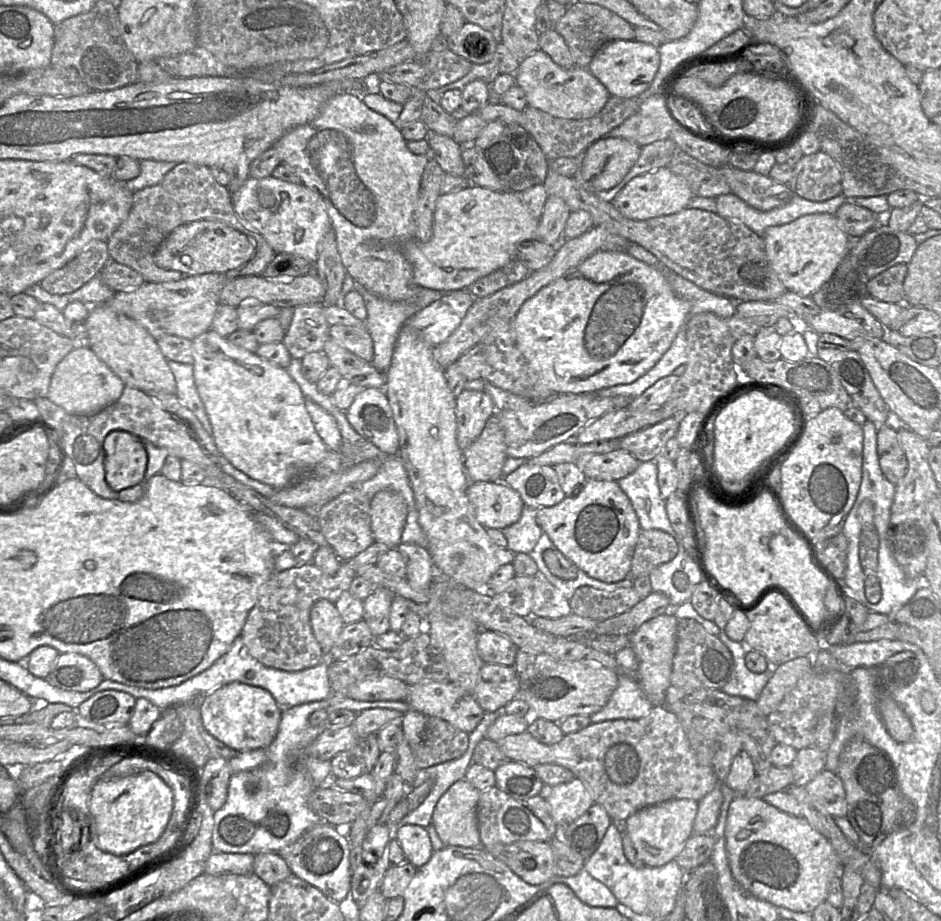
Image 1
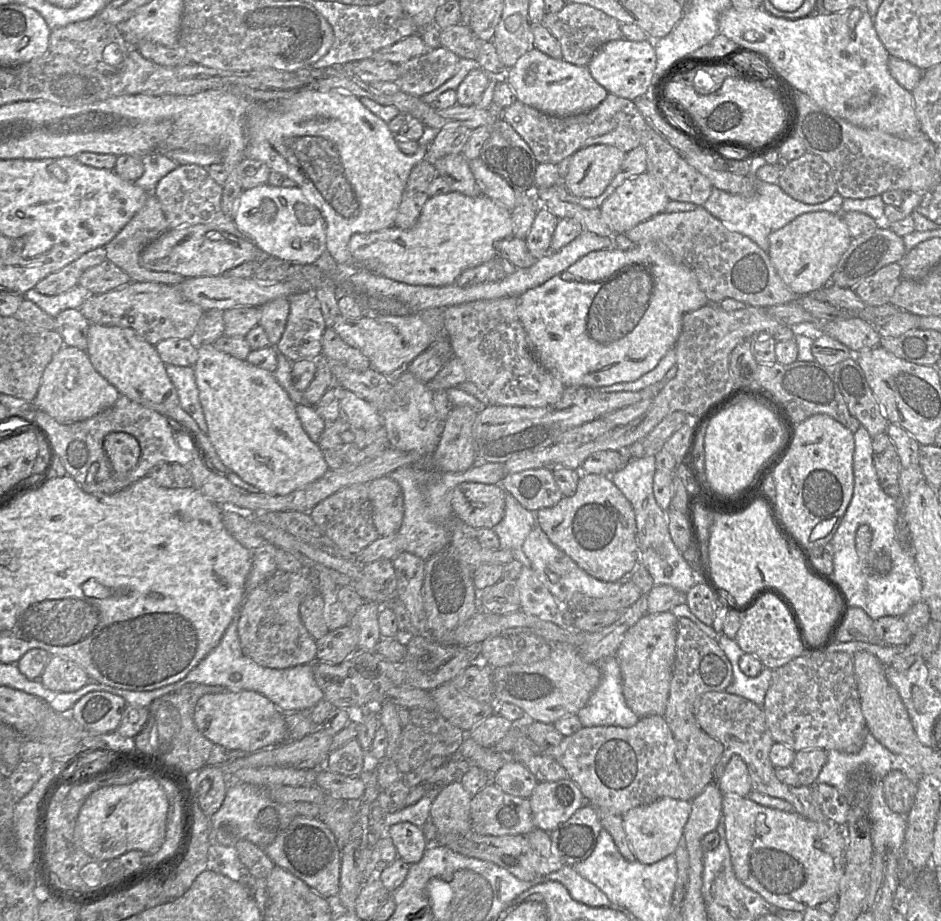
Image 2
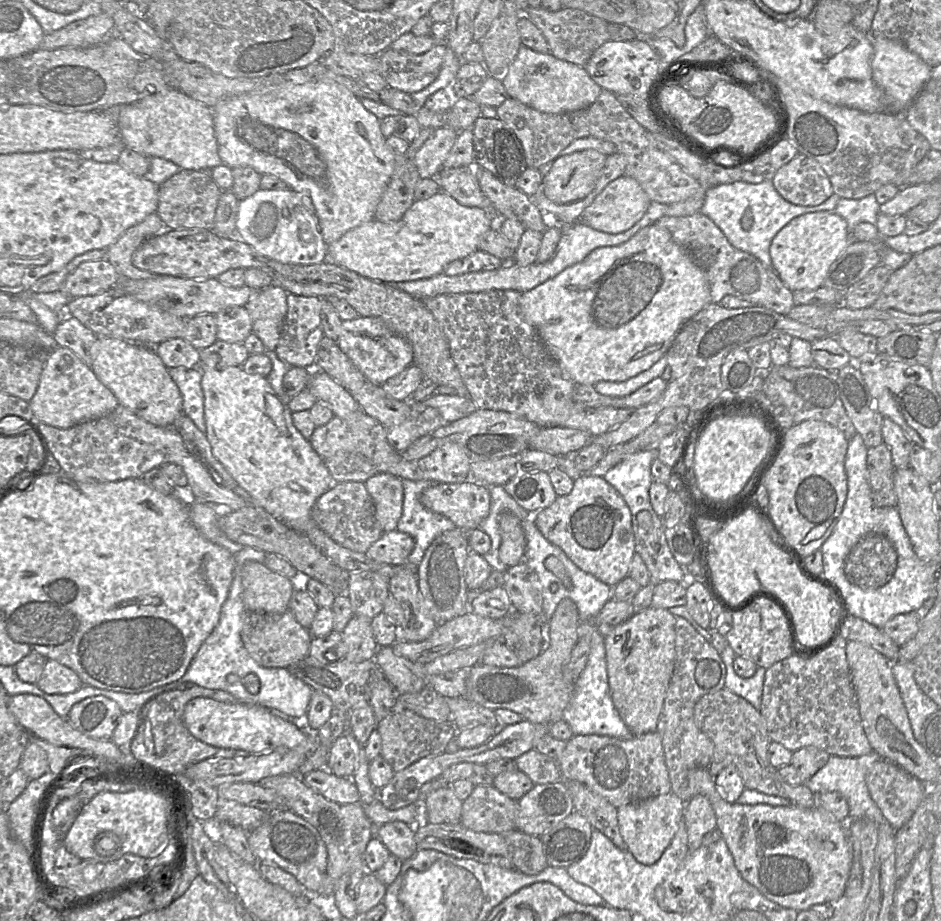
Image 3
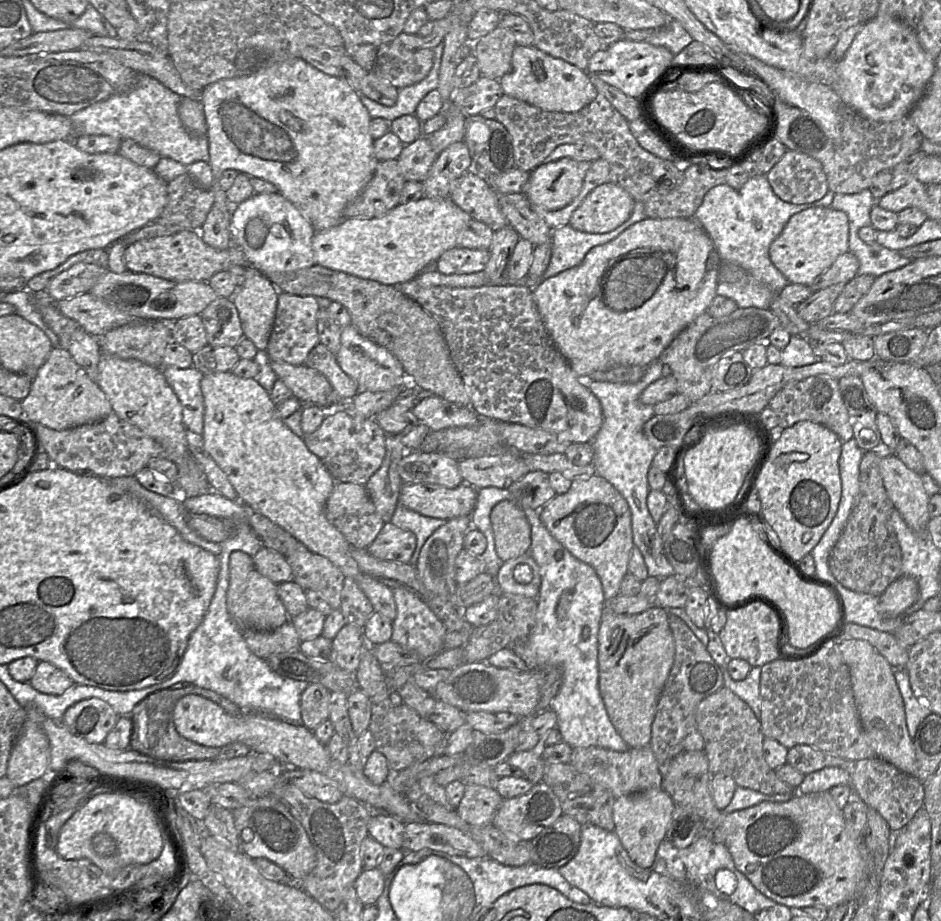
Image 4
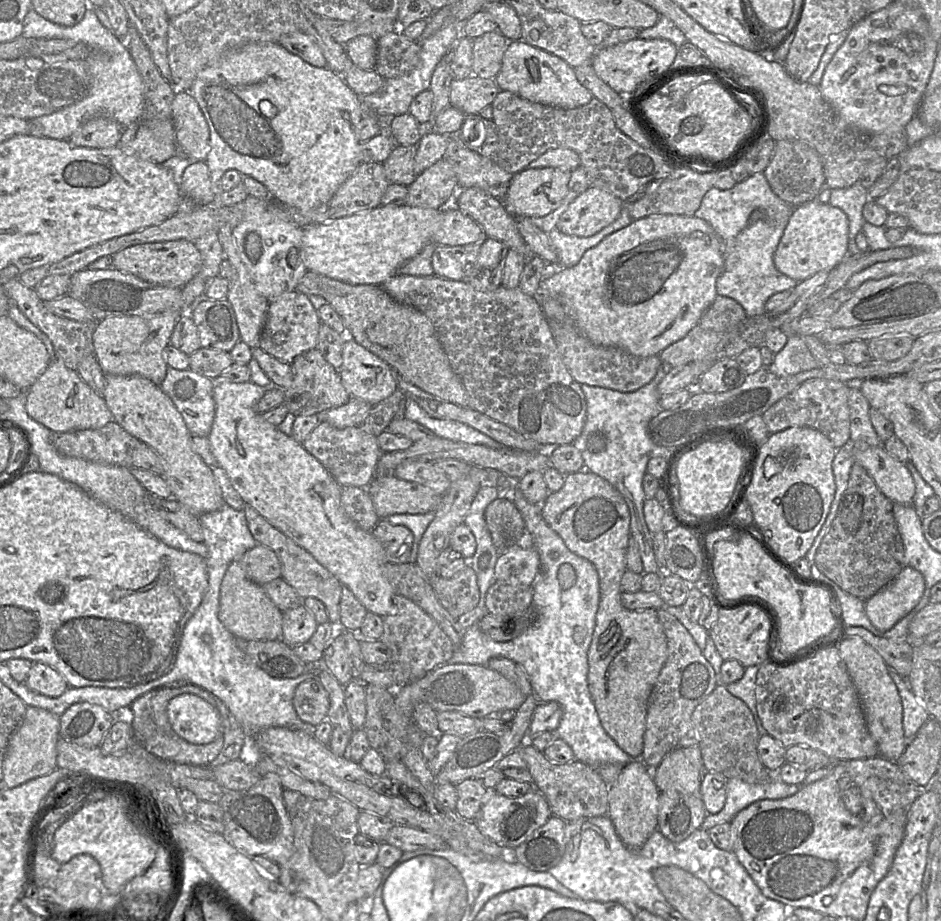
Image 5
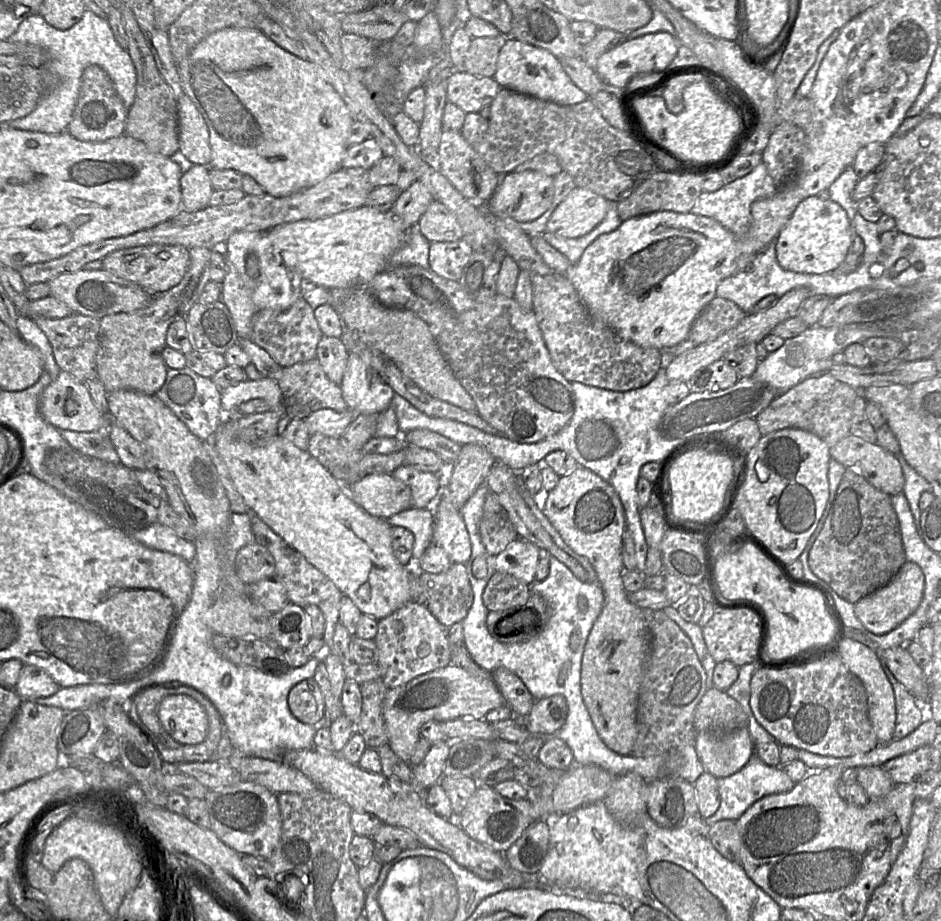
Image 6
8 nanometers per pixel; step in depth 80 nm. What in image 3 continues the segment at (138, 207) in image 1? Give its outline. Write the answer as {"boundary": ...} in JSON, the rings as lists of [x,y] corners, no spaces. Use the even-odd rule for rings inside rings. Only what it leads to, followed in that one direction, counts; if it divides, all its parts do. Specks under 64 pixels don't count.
{"boundary":[[[154,212],[142,222],[129,228],[111,245],[105,251],[105,259],[111,263],[121,278],[133,280],[154,278],[158,275],[133,265],[132,255],[145,241],[163,230],[165,225],[158,213]]]}

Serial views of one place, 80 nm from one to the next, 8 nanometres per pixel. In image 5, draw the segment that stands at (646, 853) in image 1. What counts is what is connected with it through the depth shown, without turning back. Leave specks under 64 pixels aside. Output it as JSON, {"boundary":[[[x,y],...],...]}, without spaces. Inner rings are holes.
{"boundary":[[[642,759],[626,764],[617,780],[609,786],[608,817],[629,849],[640,849],[651,834],[658,830],[659,796],[660,790],[653,780],[653,771]]]}

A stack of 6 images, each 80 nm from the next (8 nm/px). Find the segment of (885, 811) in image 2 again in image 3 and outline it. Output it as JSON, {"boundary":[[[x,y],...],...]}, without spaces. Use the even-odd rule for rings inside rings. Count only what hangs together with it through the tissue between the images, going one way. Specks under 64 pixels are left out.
{"boundary":[[[874,751],[860,757],[830,755],[827,763],[804,783],[813,793],[816,794],[817,797],[818,794],[823,792],[839,792],[848,802],[850,817],[867,819],[878,826],[887,821],[870,796],[865,776],[869,767],[880,759],[882,759],[881,756]]]}

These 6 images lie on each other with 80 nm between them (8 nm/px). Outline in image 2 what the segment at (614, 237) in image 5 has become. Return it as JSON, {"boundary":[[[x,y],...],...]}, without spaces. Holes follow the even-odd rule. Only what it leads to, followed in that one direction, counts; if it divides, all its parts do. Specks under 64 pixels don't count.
{"boundary":[[[637,243],[631,250],[595,250],[517,299],[517,313],[533,356],[565,387],[599,388],[633,382],[653,370],[674,347],[685,314],[709,303],[696,275],[676,263],[655,243]]]}

